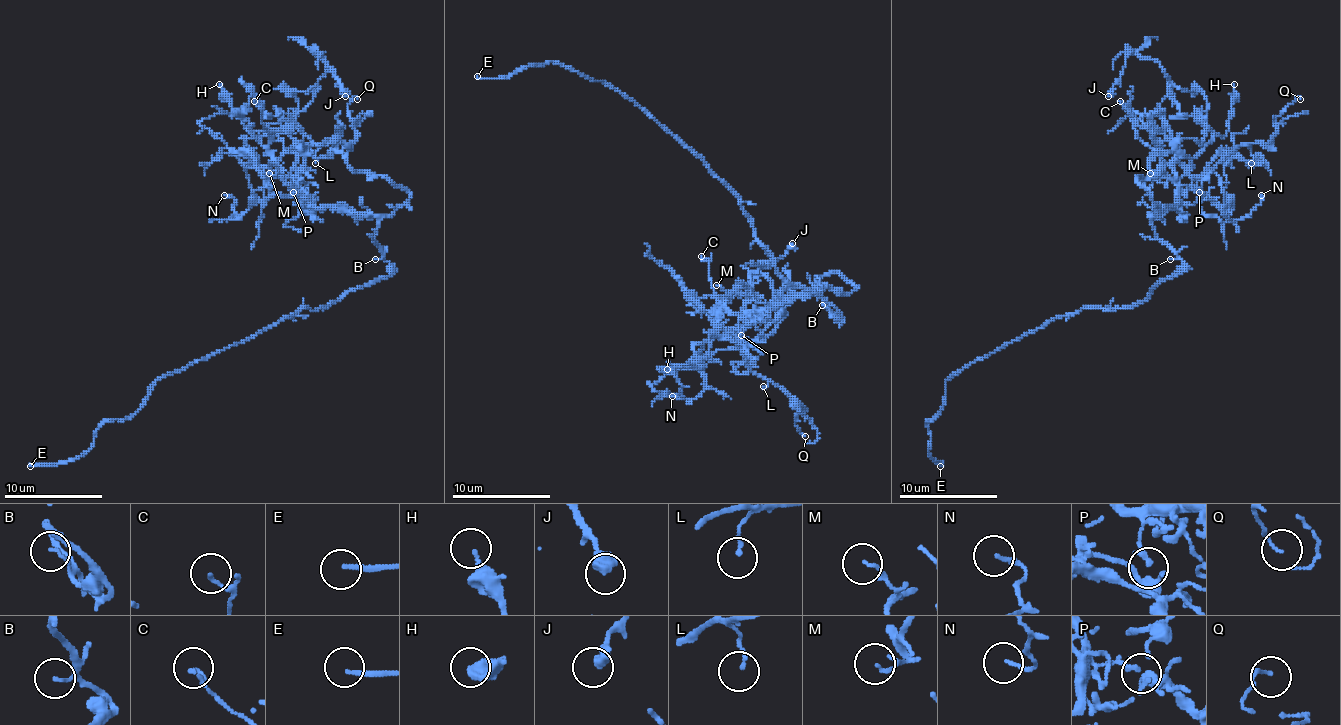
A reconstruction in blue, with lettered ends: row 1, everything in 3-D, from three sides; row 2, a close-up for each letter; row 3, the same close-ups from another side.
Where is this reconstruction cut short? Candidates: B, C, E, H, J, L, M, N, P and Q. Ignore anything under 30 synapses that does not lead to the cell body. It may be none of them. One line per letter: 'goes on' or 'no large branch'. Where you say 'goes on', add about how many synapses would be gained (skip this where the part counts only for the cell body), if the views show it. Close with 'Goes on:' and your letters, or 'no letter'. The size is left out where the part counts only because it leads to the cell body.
B: no large branch
C: no large branch
E: goes on
H: no large branch
J: no large branch
L: no large branch
M: no large branch
N: no large branch
P: no large branch
Q: no large branch
Goes on: E

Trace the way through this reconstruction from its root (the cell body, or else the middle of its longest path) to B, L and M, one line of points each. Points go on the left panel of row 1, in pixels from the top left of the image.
B: (377, 281), (389, 274), (389, 264), (384, 259), (375, 259)
L: (377, 281), (389, 274), (377, 219), (313, 207), (271, 175), (286, 178), (320, 146), (315, 163)
M: (377, 281), (389, 274), (375, 242), (377, 219), (313, 207), (278, 165), (278, 173), (269, 173)

